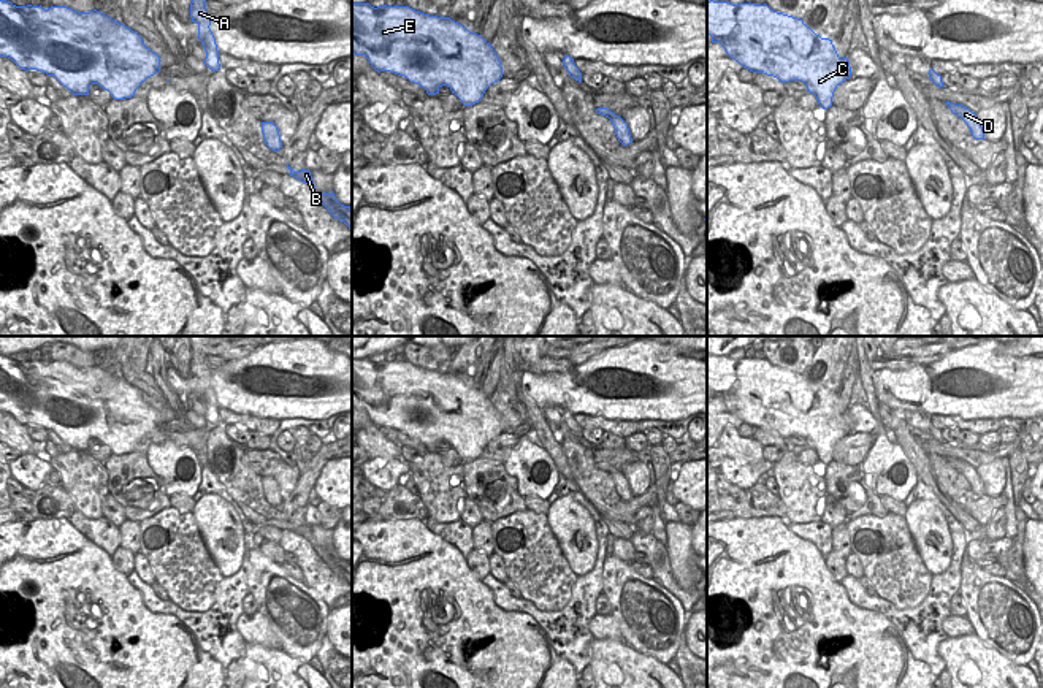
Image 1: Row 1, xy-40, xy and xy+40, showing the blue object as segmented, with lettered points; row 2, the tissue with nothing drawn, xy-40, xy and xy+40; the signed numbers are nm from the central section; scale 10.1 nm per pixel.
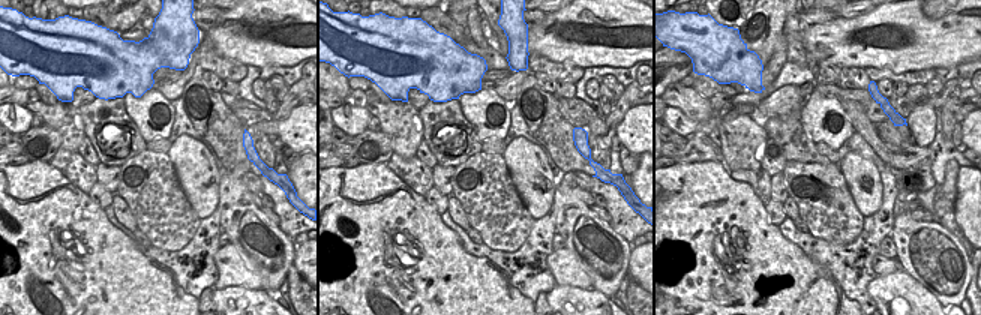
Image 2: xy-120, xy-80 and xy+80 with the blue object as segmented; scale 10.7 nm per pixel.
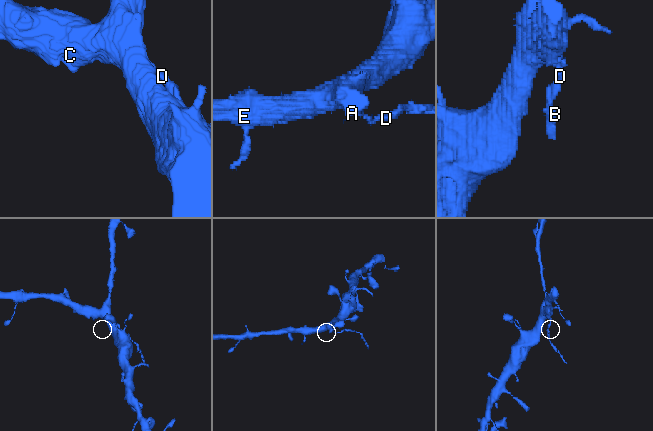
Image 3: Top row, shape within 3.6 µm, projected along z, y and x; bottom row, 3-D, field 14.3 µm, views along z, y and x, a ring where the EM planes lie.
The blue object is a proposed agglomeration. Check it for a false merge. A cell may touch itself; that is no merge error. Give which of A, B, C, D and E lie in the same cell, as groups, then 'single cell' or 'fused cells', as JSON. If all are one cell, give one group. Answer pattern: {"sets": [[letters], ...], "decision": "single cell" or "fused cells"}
{"sets": [["A", "C", "E"], ["B", "D"]], "decision": "fused cells"}

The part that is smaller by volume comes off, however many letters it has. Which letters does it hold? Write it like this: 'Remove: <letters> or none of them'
Remove: B, D

